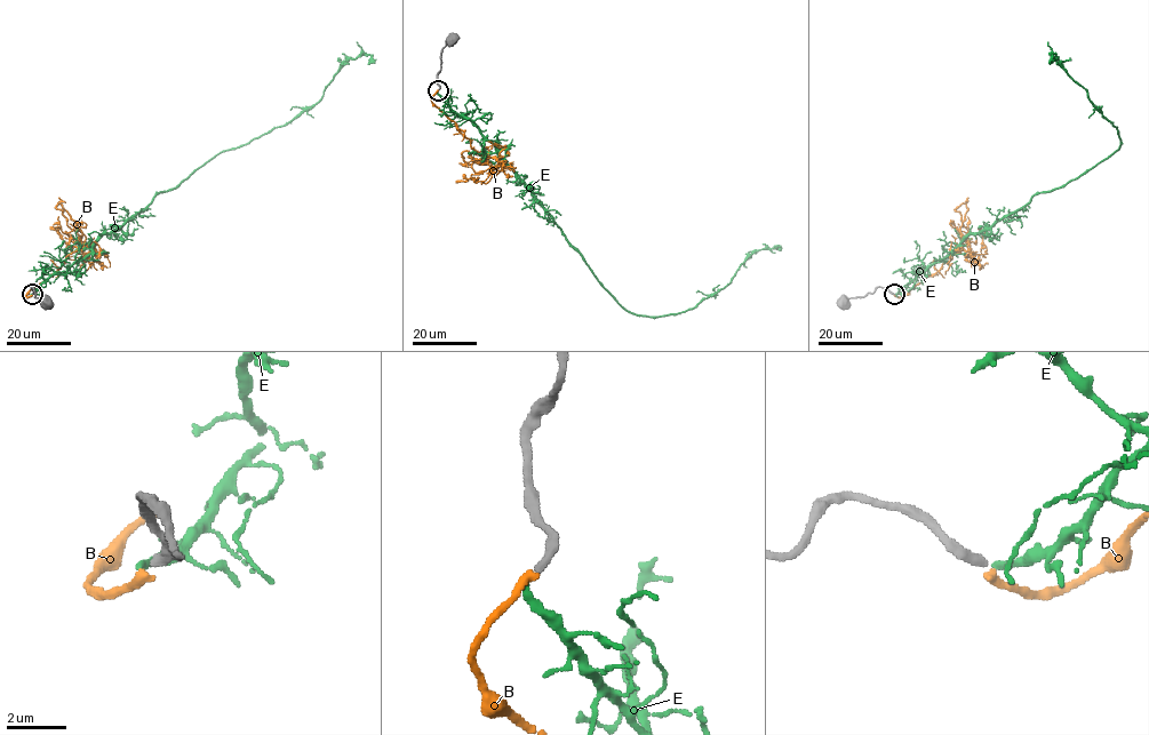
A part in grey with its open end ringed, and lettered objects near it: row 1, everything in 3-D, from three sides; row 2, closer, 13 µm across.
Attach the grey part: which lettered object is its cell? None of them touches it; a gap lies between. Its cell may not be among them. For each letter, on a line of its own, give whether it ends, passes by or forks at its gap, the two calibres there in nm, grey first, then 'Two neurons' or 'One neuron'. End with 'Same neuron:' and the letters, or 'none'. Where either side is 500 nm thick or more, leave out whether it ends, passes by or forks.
B: It ends there. Thickness 300 nm (grey) against 280 nm. Two neurons
E: It ends there. Thickness 300 nm (grey) against 280 nm. One neuron
Same neuron: E

